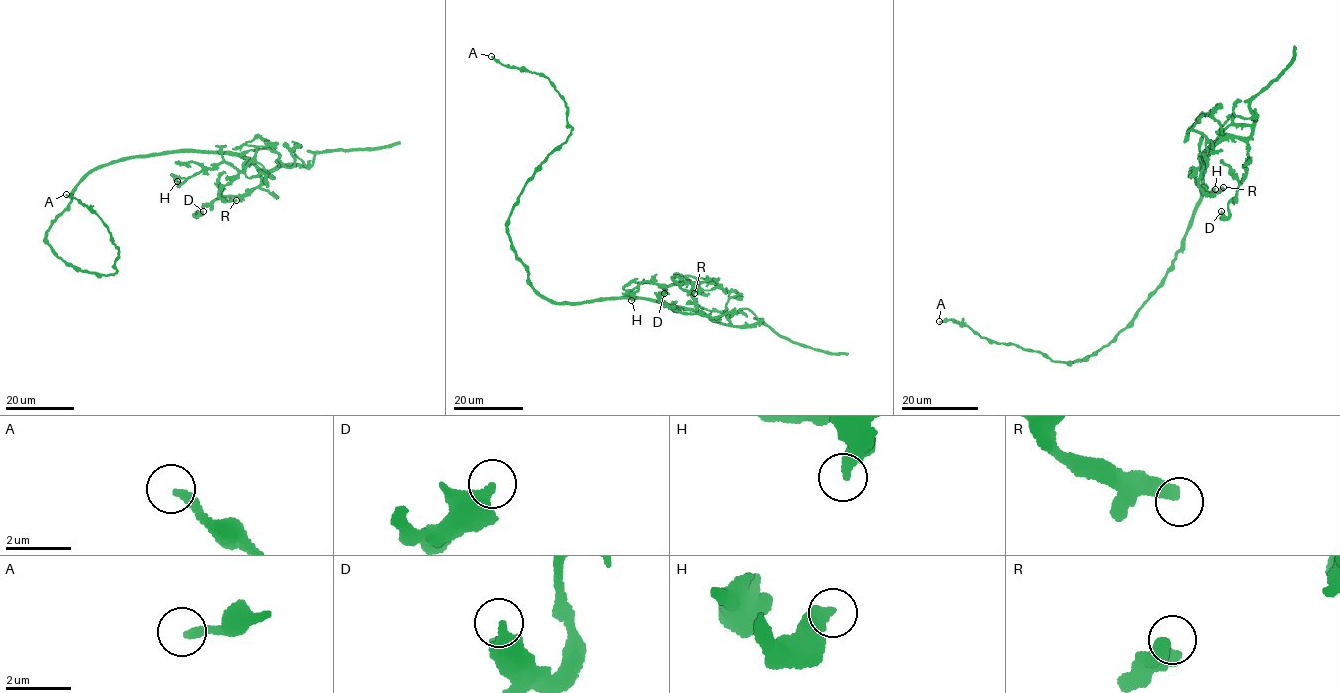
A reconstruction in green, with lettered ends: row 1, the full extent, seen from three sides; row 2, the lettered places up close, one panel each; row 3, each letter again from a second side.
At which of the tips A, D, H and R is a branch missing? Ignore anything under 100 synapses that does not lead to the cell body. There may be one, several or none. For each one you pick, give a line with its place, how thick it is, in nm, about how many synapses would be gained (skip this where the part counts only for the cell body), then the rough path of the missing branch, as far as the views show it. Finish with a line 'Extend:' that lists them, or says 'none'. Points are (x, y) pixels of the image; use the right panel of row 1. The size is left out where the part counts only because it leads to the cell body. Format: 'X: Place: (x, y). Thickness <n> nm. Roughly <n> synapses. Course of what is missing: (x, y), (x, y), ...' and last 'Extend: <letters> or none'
Extend: none

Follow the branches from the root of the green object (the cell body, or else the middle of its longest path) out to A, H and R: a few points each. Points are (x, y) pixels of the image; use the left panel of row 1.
A: (85, 177), (47, 241), (82, 270), (114, 273), (119, 251), (111, 234), (66, 194)
H: (85, 177), (111, 163), (178, 150), (248, 157), (243, 171), (220, 162), (177, 181)
R: (85, 177), (111, 163), (173, 151), (241, 155), (249, 161), (244, 169), (219, 195), (236, 200)

